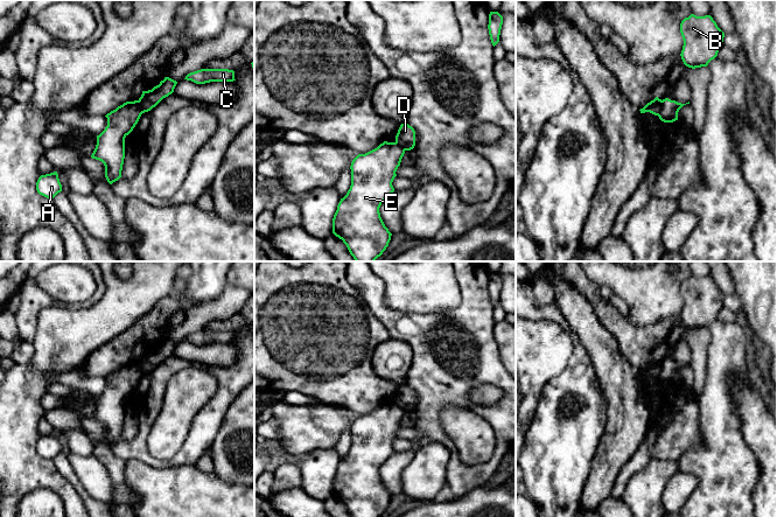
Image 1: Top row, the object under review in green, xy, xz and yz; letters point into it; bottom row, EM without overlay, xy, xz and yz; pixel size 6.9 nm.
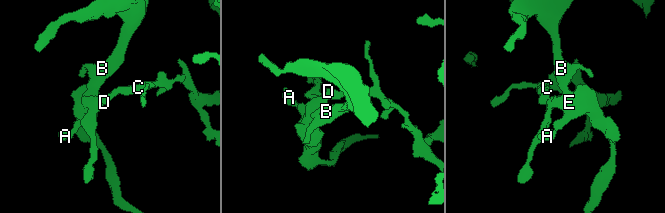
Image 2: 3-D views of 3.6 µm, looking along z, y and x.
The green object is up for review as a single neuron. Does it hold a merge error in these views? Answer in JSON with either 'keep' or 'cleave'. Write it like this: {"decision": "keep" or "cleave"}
{"decision": "cleave"}

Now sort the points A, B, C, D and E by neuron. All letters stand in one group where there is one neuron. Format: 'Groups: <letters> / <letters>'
Groups: A B E / C D

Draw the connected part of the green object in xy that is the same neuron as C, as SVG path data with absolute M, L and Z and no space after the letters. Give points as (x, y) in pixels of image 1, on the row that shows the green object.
M201 69L188 74L184 79L191 81L196 84L236 81L234 71L229 69Z

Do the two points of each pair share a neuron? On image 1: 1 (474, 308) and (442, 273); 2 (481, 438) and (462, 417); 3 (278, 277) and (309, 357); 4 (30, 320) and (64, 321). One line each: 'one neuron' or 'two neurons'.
1: two neurons
2: one neuron
3: one neuron
4: two neurons

